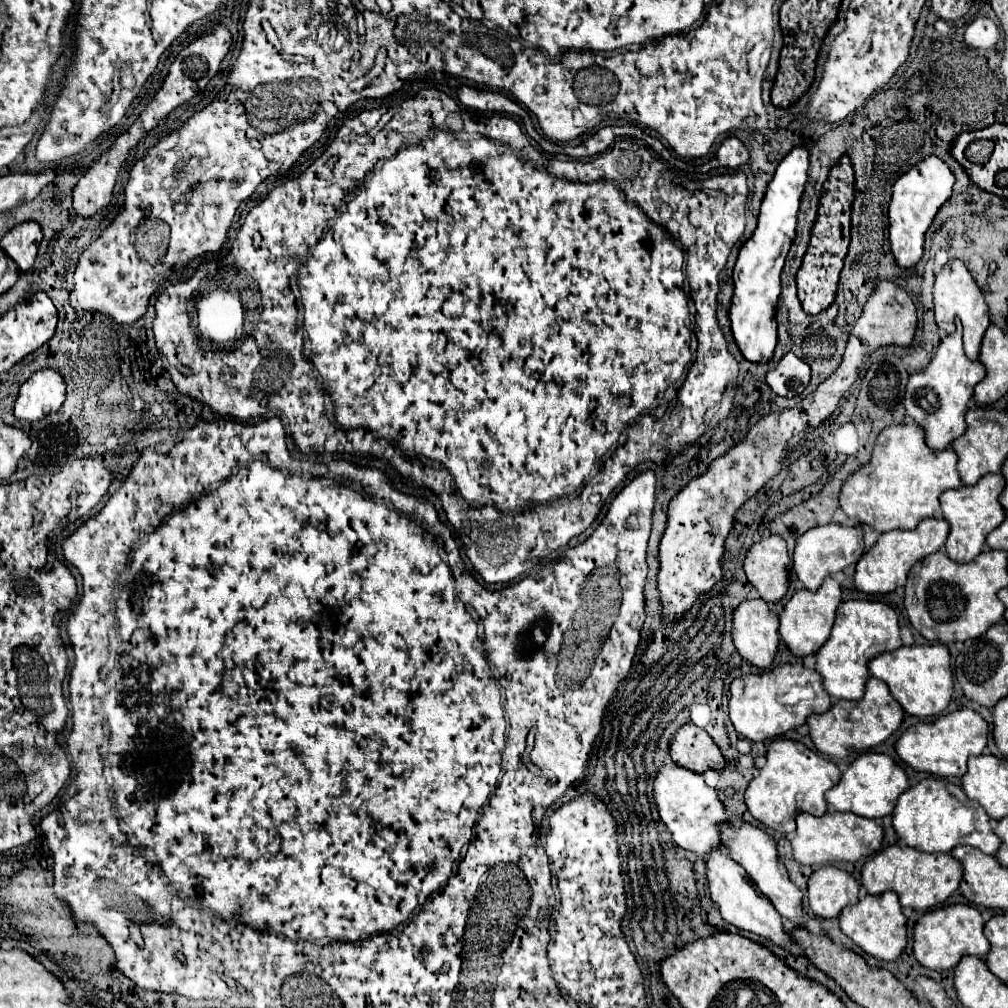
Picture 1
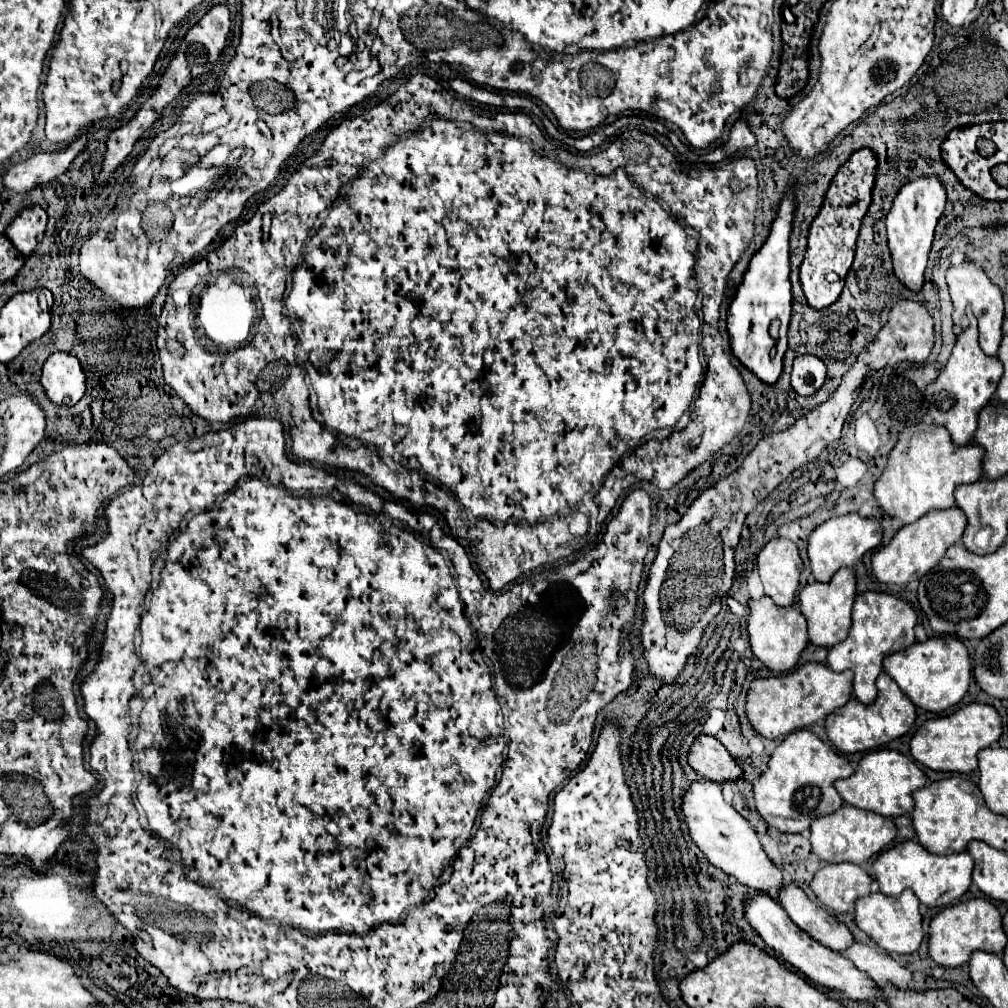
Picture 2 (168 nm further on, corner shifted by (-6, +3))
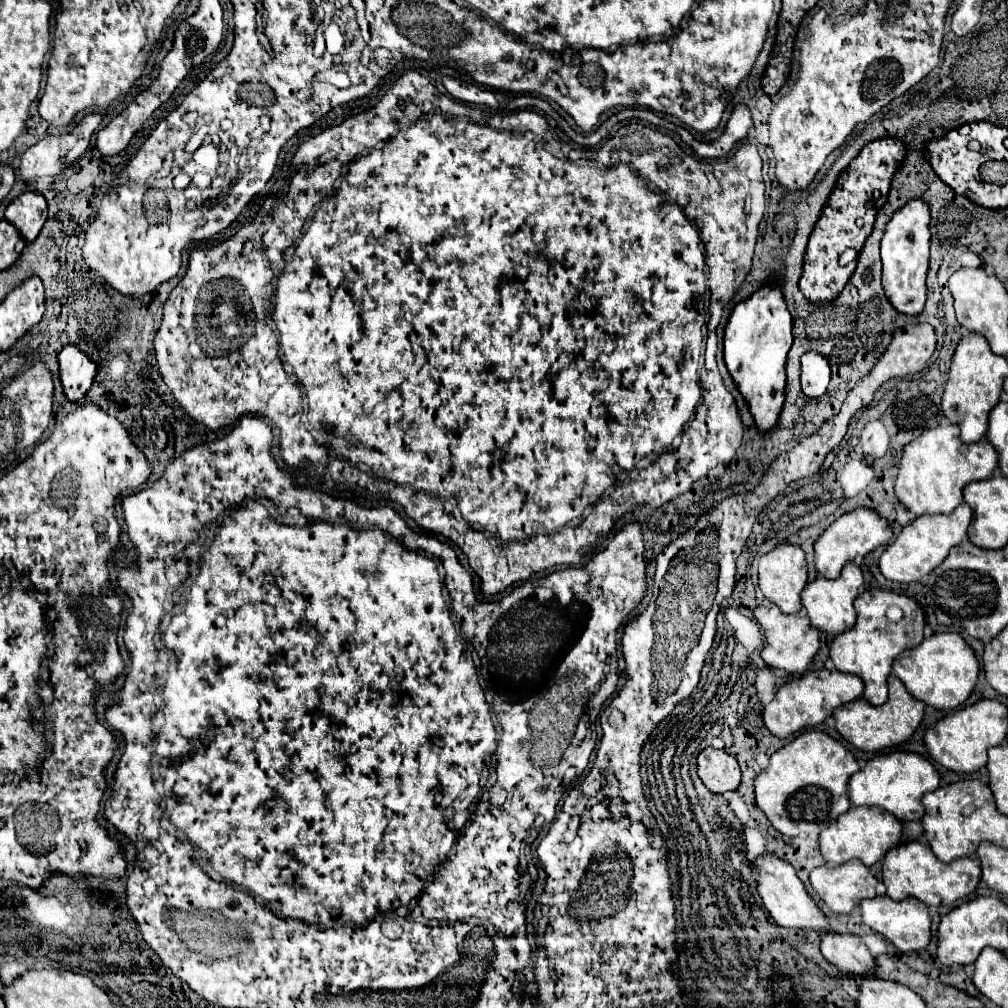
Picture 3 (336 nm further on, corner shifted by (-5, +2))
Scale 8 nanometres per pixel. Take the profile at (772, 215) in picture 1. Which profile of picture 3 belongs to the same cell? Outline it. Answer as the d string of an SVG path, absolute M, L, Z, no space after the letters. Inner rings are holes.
M765 285L753 297L739 303L725 327L725 367L761 433L771 431L779 421L785 401L785 361L791 341L791 315L777 285Z

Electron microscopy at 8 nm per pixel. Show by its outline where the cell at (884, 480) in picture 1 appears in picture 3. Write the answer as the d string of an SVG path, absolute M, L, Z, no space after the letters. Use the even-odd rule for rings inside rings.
M957 425L933 427L923 431L919 439L905 447L895 493L899 501L917 517L951 513L963 501L963 487L971 481L991 477L997 469L997 463L997 449L987 439L981 439L975 445L967 445L959 439Z

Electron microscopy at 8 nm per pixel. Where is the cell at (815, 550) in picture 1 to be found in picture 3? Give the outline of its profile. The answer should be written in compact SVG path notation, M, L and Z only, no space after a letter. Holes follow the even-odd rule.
M859 507L851 513L841 515L837 521L833 521L823 535L815 541L815 565L819 575L827 577L827 579L835 579L841 573L841 567L847 561L853 561L857 555L867 555L869 551L873 551L879 545L889 543L893 537L893 529L891 523L887 519L883 519L875 509L869 507Z

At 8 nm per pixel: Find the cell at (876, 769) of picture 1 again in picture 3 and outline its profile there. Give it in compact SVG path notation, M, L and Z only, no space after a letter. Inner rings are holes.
M891 751L875 755L867 765L857 771L849 781L849 799L853 805L881 807L901 821L919 821L923 817L921 797L939 787L939 771L925 757L911 751Z

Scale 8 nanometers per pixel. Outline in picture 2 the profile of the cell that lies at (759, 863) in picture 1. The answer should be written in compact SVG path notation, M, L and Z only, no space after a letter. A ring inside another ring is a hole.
M784 882L778 890L778 896L778 902L790 920L826 948L844 950L854 942L844 922L836 920L832 914L812 902L798 884Z

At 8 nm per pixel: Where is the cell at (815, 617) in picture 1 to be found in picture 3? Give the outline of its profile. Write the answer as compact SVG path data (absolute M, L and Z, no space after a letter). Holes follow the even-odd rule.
M845 563L843 571L837 579L825 579L819 575L815 581L807 583L801 593L801 601L809 613L811 625L817 627L819 631L827 631L827 633L835 633L835 635L851 629L855 625L855 617L857 617L853 601L859 595L861 585L863 585L863 573L855 563Z

